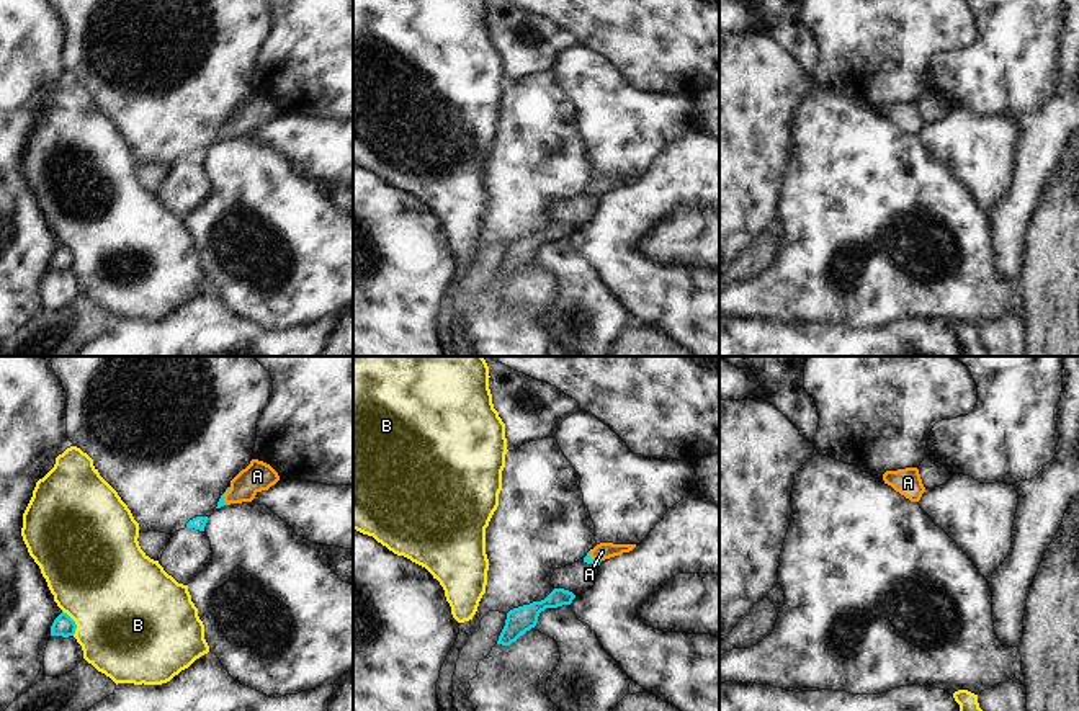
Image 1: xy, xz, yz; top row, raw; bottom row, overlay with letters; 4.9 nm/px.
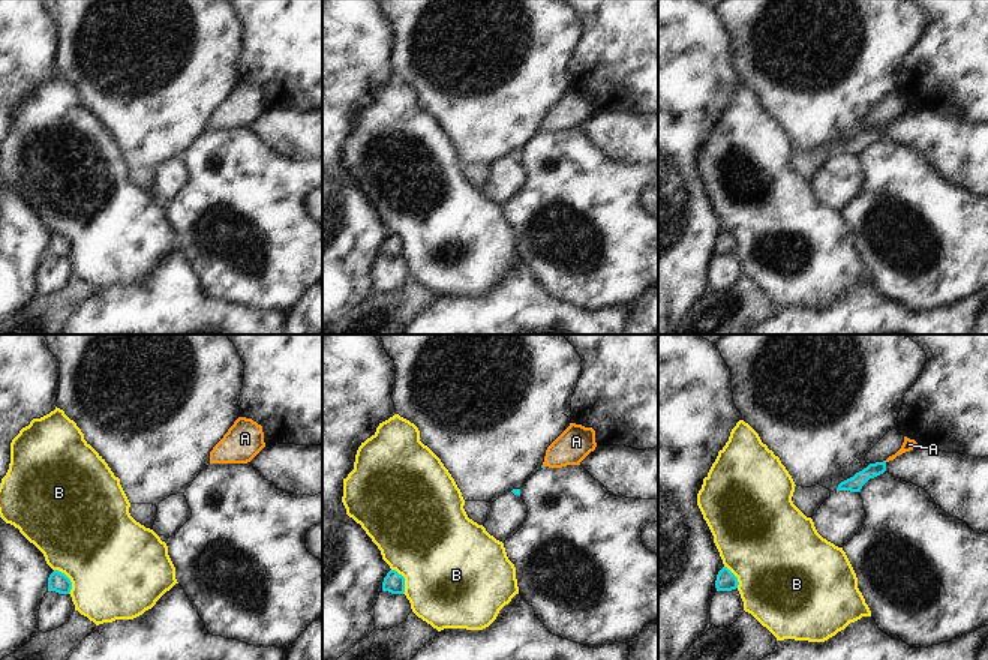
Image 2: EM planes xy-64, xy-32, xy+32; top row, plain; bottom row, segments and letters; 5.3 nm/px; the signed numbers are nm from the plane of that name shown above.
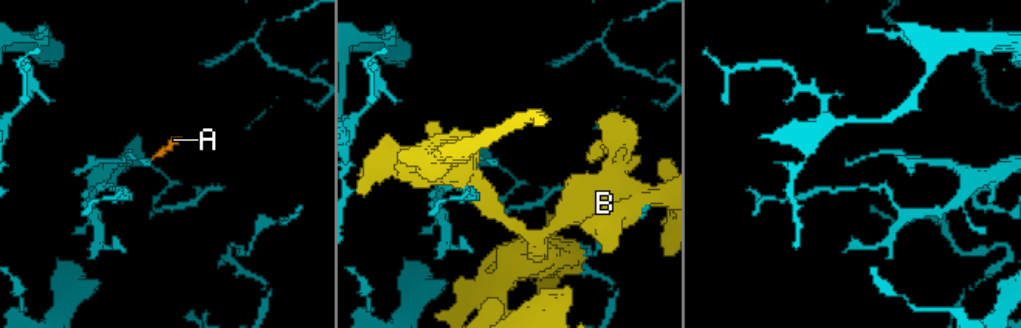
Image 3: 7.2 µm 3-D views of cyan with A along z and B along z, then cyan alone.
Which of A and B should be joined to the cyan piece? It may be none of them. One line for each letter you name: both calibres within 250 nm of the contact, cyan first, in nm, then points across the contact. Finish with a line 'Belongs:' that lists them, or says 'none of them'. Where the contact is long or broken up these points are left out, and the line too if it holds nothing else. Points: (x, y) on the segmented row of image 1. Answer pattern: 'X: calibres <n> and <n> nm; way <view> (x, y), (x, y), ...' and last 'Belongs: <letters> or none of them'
A: calibres 40 and 80 nm; way xz (587, 559), (594, 559), (602, 551)
Belongs: A

